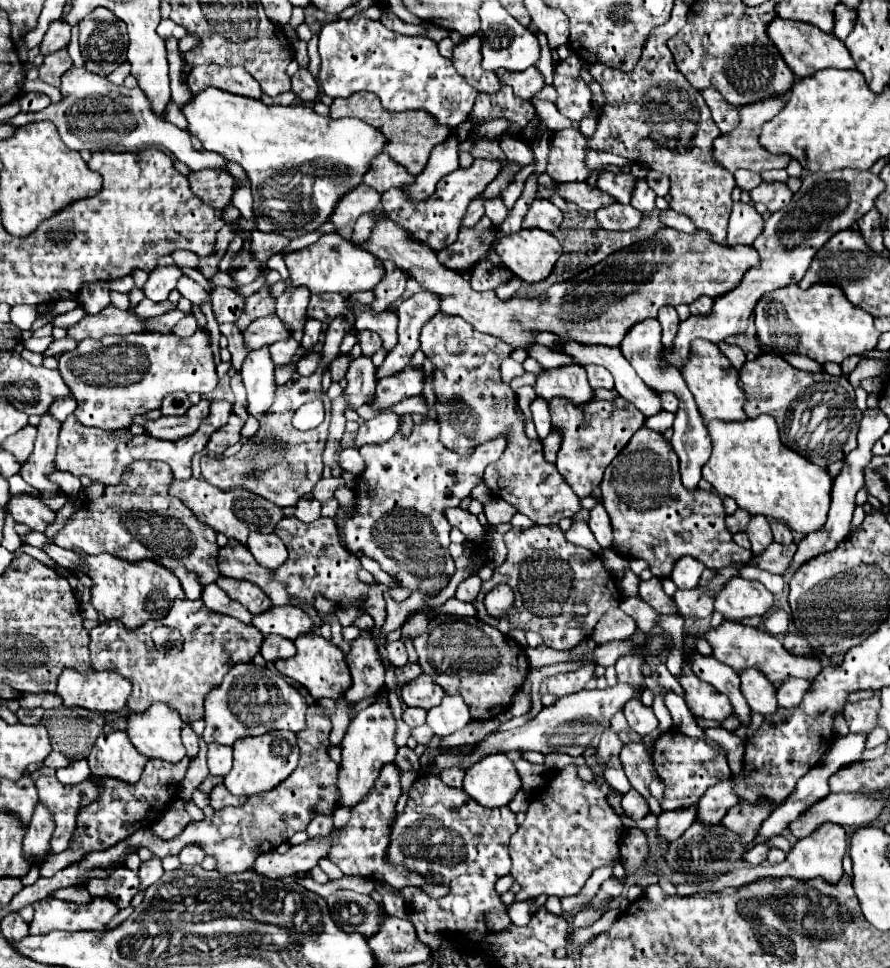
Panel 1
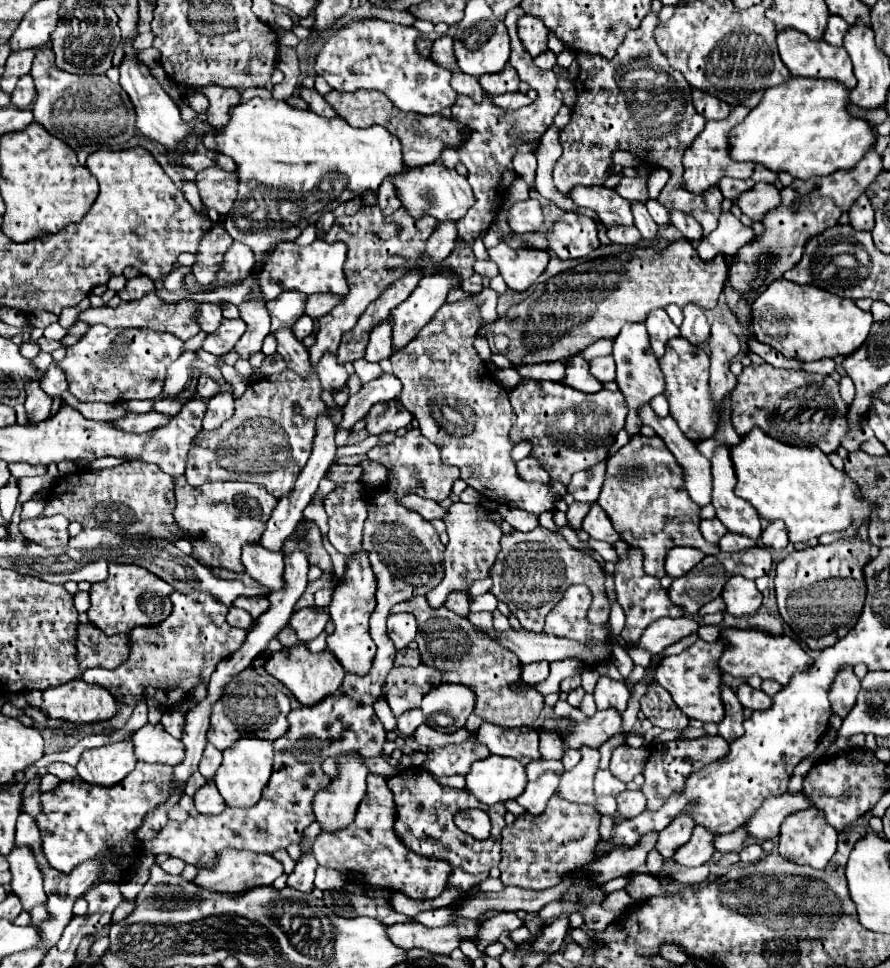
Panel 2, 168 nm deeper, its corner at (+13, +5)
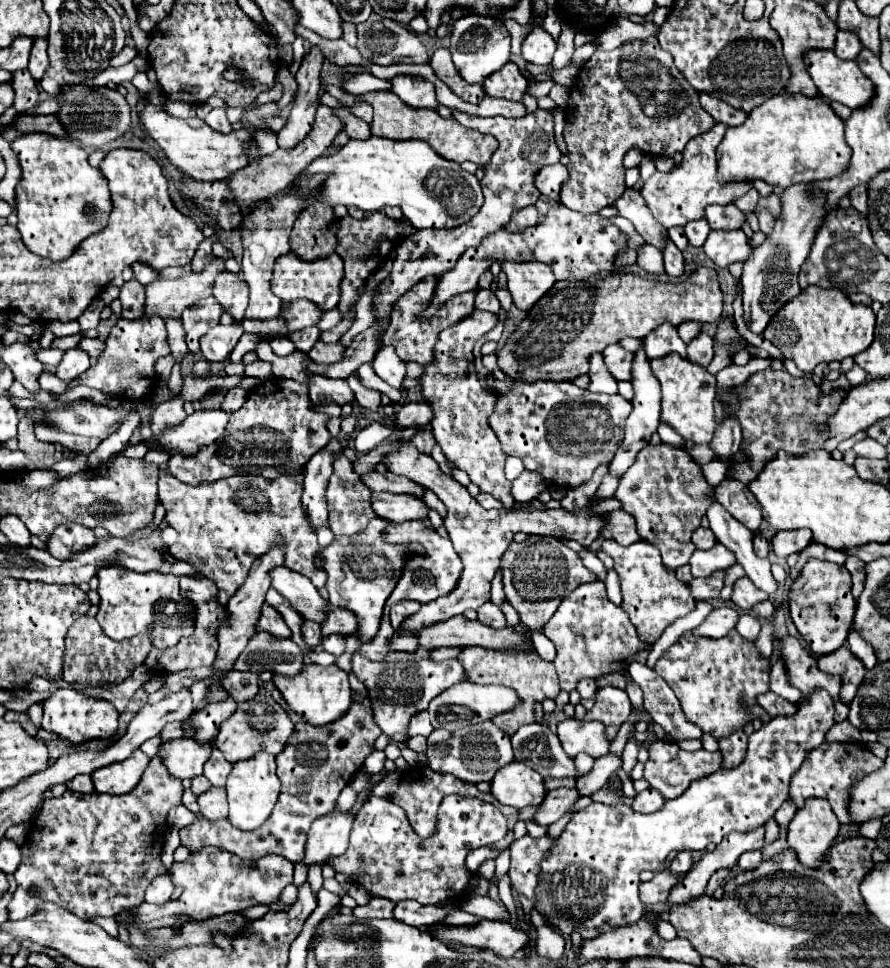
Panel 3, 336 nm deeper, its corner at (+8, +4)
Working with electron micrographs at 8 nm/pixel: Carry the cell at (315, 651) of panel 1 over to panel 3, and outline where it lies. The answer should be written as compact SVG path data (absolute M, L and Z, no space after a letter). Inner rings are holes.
M306 665L304 671L296 677L274 675L274 685L282 693L288 707L298 713L306 723L322 727L340 719L352 705L352 687L348 683L348 675L338 669L336 665L320 667L320 665Z

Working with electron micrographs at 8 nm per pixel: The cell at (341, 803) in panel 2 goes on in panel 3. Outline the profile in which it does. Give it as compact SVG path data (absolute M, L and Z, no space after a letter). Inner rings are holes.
M334 809L330 815L320 817L314 821L302 863L310 865L324 865L332 857L340 857L348 849L348 837L352 829L354 817L350 813L340 813Z

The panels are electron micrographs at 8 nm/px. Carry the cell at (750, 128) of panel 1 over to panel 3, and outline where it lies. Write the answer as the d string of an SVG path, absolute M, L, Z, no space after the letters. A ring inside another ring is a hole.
M718 123L710 133L704 133L702 137L694 137L694 141L690 141L686 145L684 159L676 169L672 169L668 173L656 171L644 183L640 193L642 193L642 197L646 197L648 209L652 211L654 219L660 221L666 229L674 227L674 225L684 227L686 223L690 223L694 219L702 219L706 205L734 203L738 197L742 197L750 189L750 183L718 185L718 181L716 181L716 169L718 169L718 165L716 165L716 147L722 141L726 129L728 129L728 125Z

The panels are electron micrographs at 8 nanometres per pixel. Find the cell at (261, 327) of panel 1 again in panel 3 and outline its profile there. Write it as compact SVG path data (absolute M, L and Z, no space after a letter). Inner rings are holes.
M216 325L214 329L210 329L206 333L206 337L200 337L200 351L204 355L206 361L228 361L232 349L236 347L240 335L244 333L244 329L240 325Z

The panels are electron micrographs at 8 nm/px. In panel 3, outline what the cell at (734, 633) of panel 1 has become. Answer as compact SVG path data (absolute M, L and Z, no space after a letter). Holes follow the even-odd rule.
M794 637L782 639L782 661L786 665L790 685L798 687L802 693L814 693L818 689L826 689L832 699L838 699L842 677L820 671L816 659L800 645L798 639Z

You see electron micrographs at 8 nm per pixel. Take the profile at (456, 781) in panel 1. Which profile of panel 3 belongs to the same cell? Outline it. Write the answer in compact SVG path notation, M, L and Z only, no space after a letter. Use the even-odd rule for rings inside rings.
M490 721L490 729L486 731L482 725L468 725L458 731L448 729L434 729L428 737L428 765L438 773L452 773L460 781L466 783L480 783L480 781L492 781L494 773L502 769L504 765L514 761L510 737L498 729Z

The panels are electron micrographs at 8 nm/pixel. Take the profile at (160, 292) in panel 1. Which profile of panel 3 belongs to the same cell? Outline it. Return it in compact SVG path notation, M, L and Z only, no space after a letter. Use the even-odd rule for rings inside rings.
M130 279L128 283L122 285L120 301L122 301L122 317L124 319L140 319L144 315L144 307L146 307L144 285L136 279Z

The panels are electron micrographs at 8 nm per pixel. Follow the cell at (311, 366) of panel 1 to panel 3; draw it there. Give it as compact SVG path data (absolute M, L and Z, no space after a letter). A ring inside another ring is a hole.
M258 359L258 361L254 361L254 363L250 363L250 365L244 367L244 375L246 375L246 377L266 379L266 377L270 377L270 365Z

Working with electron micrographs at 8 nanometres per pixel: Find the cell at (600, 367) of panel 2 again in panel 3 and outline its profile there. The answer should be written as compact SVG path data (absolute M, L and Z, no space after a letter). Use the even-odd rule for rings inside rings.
M610 345L604 349L604 361L618 381L632 381L632 359L634 353L622 349L620 345Z

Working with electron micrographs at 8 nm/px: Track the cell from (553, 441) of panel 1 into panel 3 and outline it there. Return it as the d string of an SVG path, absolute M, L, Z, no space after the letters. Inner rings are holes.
M524 471L514 483L512 483L512 497L514 501L530 501L534 499L538 493L542 493L544 489L548 489L548 485L542 481L542 477L538 477L538 473L530 473Z

